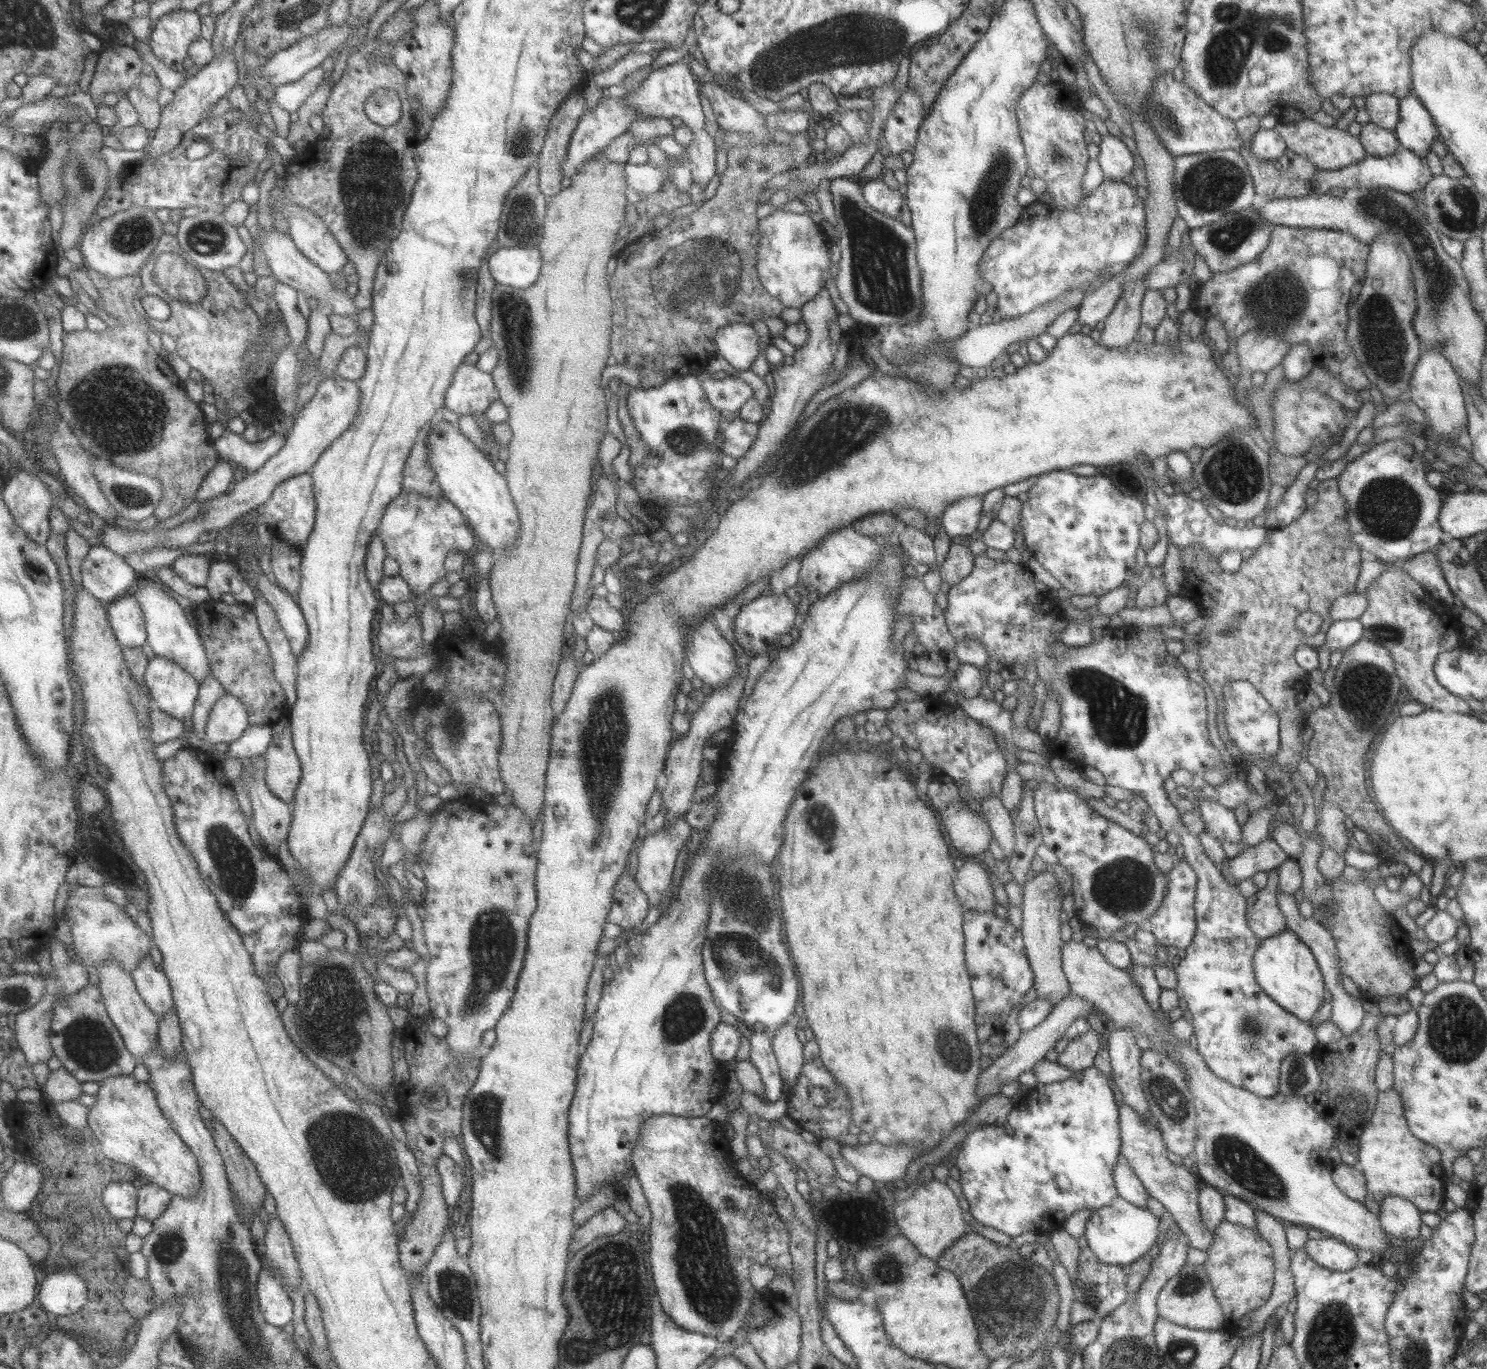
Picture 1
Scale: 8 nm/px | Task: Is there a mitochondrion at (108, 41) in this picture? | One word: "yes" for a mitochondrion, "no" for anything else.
no

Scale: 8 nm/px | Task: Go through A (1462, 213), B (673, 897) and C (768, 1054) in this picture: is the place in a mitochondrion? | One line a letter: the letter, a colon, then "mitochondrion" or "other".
A: mitochondrion
B: other
C: other

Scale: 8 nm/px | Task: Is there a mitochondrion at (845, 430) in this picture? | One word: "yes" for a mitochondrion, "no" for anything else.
yes

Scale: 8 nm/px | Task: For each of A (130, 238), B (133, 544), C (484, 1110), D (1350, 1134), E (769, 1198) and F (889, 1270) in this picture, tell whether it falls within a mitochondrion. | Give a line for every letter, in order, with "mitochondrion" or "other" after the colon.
A: mitochondrion
B: other
C: mitochondrion
D: other
E: other
F: mitochondrion

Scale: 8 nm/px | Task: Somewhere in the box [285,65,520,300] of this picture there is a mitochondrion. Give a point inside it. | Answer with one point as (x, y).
(370, 176)

